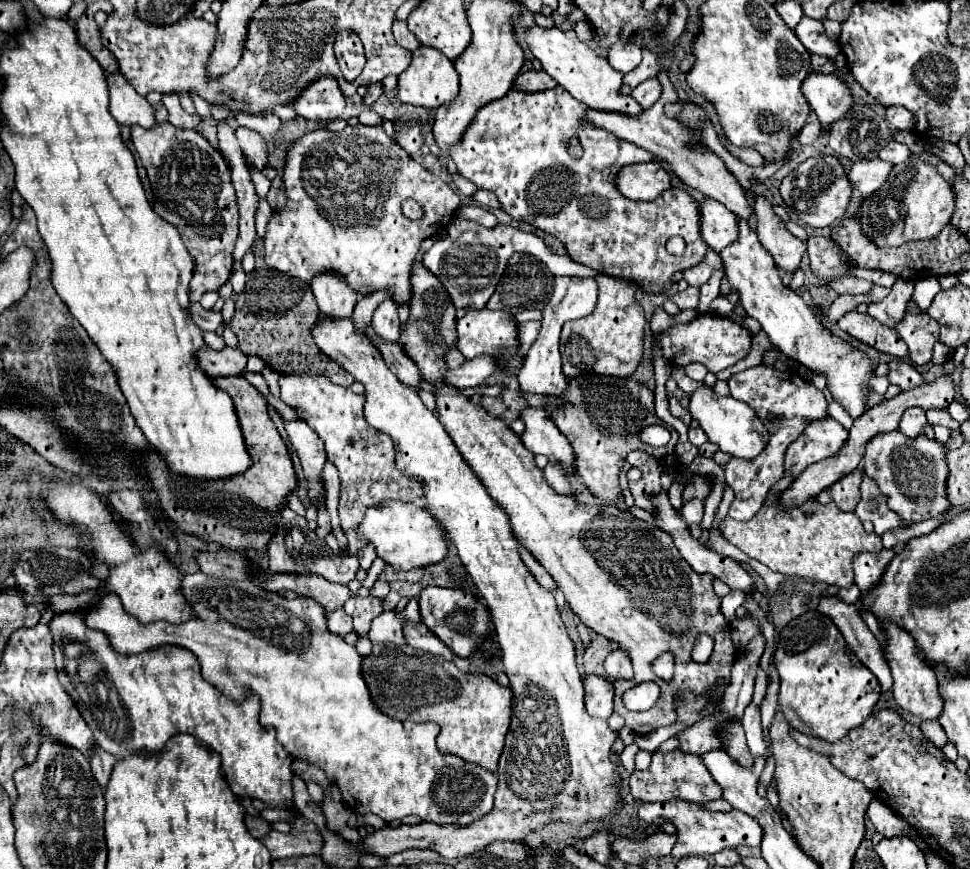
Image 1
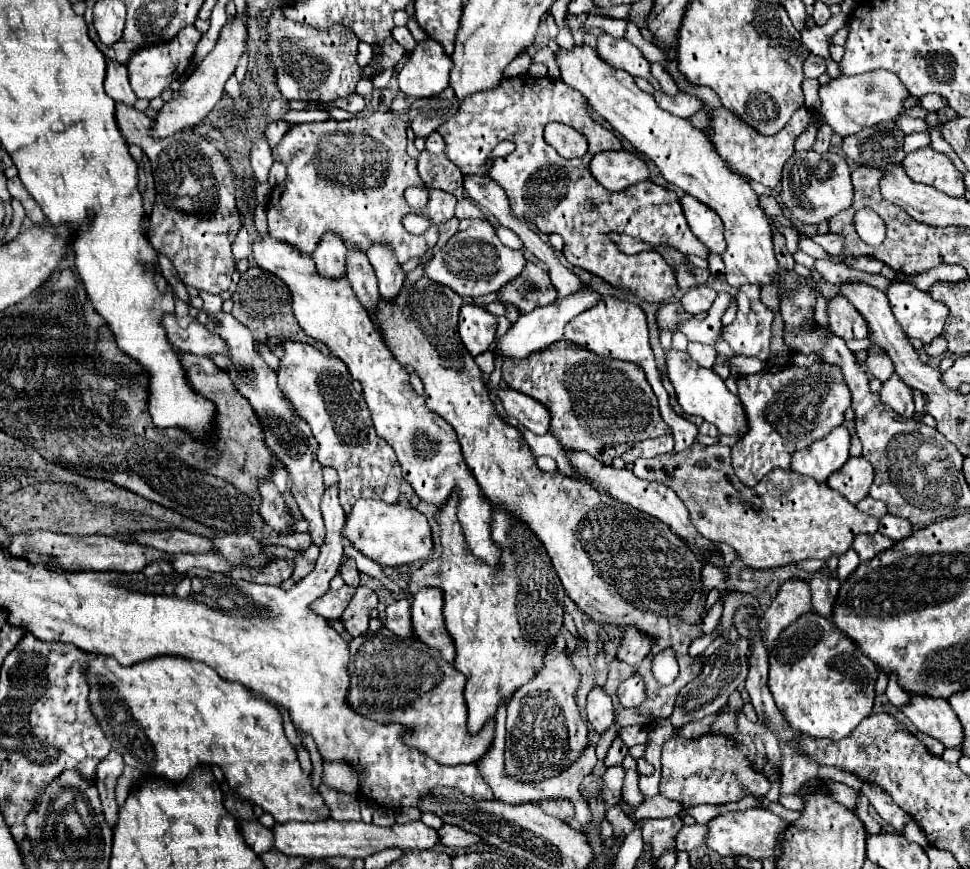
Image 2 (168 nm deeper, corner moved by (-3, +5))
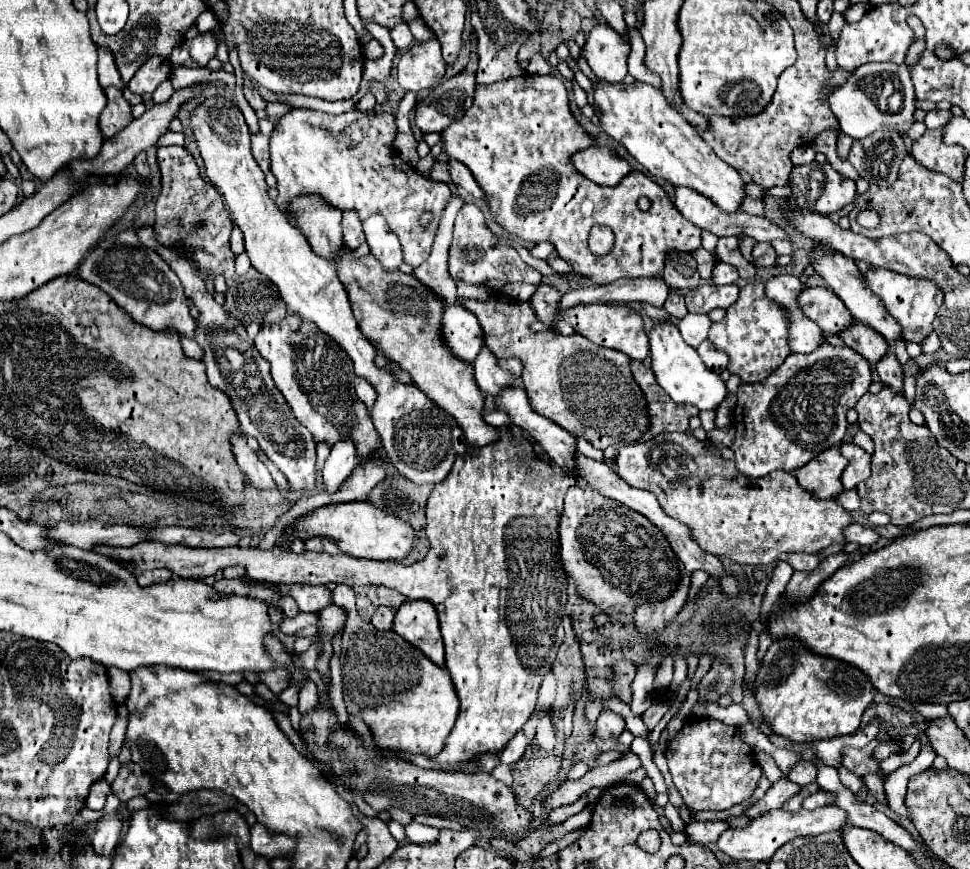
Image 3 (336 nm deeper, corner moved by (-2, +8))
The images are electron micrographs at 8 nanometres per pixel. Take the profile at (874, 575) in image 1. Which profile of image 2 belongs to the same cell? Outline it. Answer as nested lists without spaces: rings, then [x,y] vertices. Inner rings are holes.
[[[879,532],[877,534],[859,534],[853,542],[853,550],[859,554],[861,562],[867,562],[875,554],[887,550],[891,544],[893,544],[893,540],[889,540],[887,536],[879,534]]]

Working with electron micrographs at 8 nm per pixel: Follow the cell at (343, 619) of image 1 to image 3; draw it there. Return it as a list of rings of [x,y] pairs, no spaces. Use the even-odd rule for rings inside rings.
[[[278,585],[282,595],[292,595],[300,611],[322,611],[332,605],[332,591],[326,585]]]

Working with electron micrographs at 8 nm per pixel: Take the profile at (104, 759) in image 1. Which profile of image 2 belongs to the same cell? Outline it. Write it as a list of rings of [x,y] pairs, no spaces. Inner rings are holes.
[[[111,750],[107,754],[107,758],[99,764],[97,770],[97,778],[95,778],[95,786],[99,790],[99,798],[101,798],[101,806],[103,806],[103,814],[107,820],[107,826],[113,830],[117,824],[117,816],[119,816],[119,806],[115,802],[115,782],[123,772],[123,758]]]

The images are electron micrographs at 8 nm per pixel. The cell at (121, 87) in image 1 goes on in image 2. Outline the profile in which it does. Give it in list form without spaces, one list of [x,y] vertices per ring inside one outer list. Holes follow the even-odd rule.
[[[107,60],[107,74],[105,74],[105,92],[115,100],[127,106],[135,104],[135,92],[129,86],[127,66],[115,60]]]

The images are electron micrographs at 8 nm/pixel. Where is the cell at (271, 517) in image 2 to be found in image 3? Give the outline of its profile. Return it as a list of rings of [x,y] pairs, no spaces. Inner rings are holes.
[[[234,435],[232,441],[234,441],[234,457],[236,457],[240,469],[244,471],[248,483],[254,485],[256,489],[262,489],[262,491],[276,489],[276,483],[274,483],[270,471],[266,469],[266,465],[246,445],[246,437],[244,435],[240,435],[240,437]]]

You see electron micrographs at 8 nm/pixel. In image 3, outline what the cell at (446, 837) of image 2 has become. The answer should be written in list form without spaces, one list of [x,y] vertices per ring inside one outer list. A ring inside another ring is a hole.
[[[410,823],[406,825],[406,839],[410,843],[420,843],[420,845],[432,845],[436,843],[440,831],[428,825],[420,825],[420,823]]]

